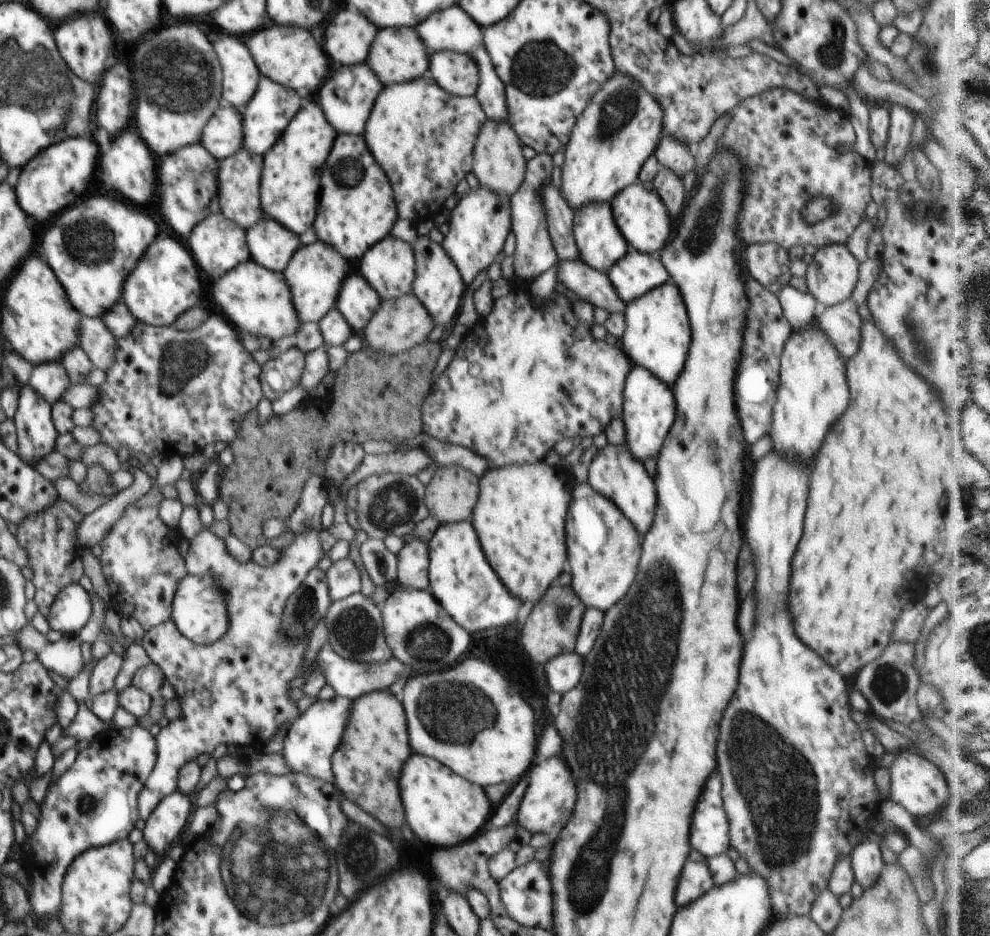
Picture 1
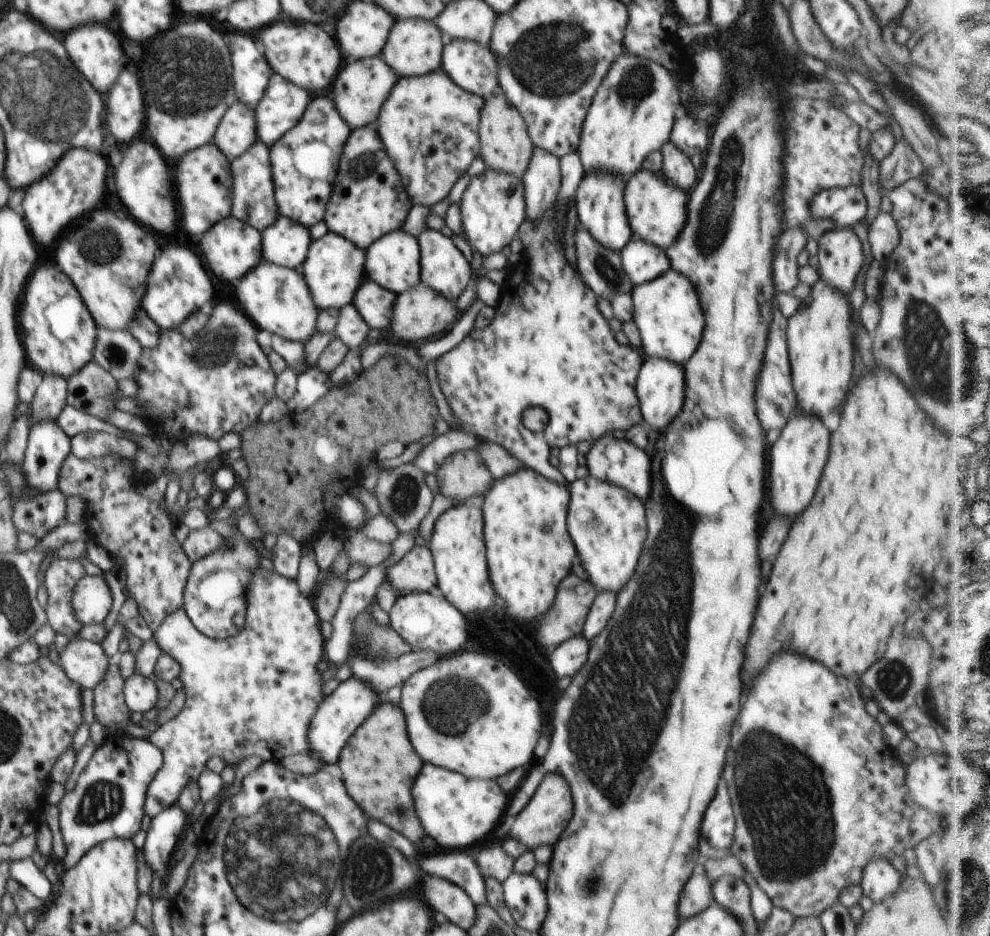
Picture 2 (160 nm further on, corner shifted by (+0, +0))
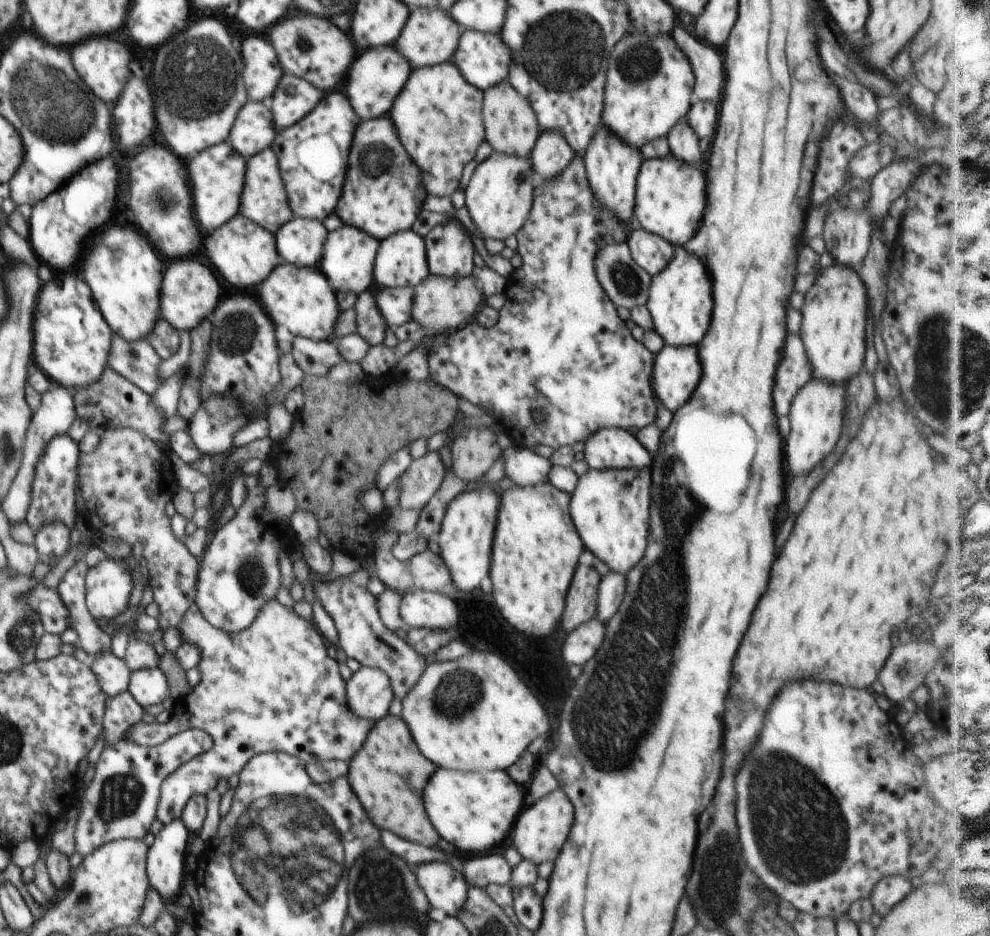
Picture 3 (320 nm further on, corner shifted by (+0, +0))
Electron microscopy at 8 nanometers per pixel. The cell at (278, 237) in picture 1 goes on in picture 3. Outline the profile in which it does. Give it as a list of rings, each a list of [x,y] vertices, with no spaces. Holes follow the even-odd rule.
[[[294,217],[274,234],[282,262],[299,267],[316,267],[323,257],[329,232],[322,221]]]

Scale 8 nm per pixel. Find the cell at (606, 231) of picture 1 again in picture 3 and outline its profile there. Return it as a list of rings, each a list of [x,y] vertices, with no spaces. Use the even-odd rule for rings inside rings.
[[[600,125],[597,133],[590,139],[585,152],[582,154],[587,172],[587,179],[603,207],[608,207],[625,225],[632,230],[636,226],[633,213],[635,207],[635,190],[641,162],[644,160],[641,152],[626,144],[618,135]]]

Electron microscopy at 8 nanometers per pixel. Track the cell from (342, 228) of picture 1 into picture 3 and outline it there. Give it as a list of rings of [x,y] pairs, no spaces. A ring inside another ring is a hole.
[[[374,117],[359,123],[353,136],[348,155],[348,166],[343,184],[343,191],[334,212],[344,225],[352,225],[361,231],[369,232],[379,242],[400,231],[412,228],[422,204],[426,204],[426,187],[423,187],[422,169],[408,156],[406,149],[399,141],[399,136],[390,118]]]

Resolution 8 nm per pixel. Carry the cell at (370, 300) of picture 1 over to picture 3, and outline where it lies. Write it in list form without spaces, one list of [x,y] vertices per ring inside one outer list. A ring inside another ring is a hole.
[[[410,285],[402,287],[385,287],[375,296],[376,304],[386,319],[387,326],[395,331],[398,326],[412,320],[415,288]]]

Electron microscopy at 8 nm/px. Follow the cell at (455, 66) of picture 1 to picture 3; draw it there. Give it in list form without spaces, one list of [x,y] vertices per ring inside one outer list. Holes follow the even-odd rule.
[[[465,29],[461,34],[452,61],[458,65],[458,69],[470,84],[481,91],[485,91],[487,88],[492,88],[495,84],[500,84],[508,78],[512,59],[511,48],[502,40],[500,34]]]

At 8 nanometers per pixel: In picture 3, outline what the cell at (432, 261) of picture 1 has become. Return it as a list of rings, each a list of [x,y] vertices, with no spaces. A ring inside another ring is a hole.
[[[454,215],[432,228],[423,239],[430,275],[465,277],[472,273],[474,242]]]

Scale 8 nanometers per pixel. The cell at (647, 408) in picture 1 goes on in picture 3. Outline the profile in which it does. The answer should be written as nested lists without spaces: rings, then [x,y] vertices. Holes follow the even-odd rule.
[[[664,345],[663,349],[655,355],[653,362],[653,396],[664,403],[664,406],[670,411],[677,411],[684,406],[697,389],[702,376],[702,366],[700,366],[700,357],[698,356],[698,346],[670,346]]]

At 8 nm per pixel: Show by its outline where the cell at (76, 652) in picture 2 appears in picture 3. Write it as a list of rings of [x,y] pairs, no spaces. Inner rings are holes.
[[[112,652],[103,653],[96,659],[89,659],[88,665],[97,676],[101,689],[108,697],[115,697],[128,691],[131,670],[128,665]]]

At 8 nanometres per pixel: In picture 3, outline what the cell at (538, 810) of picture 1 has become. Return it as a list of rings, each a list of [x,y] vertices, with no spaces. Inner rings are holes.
[[[560,788],[554,790],[552,794],[539,798],[532,806],[527,805],[517,816],[509,832],[512,844],[520,856],[533,862],[536,866],[542,862],[554,862],[568,838],[568,832],[572,826],[572,812],[574,812],[574,808]]]

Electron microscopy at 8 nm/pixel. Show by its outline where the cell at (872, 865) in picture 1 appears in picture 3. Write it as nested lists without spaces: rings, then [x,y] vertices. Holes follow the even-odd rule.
[[[887,876],[885,879],[882,879],[874,887],[870,898],[875,912],[882,918],[885,917],[913,889],[911,881],[901,876]]]

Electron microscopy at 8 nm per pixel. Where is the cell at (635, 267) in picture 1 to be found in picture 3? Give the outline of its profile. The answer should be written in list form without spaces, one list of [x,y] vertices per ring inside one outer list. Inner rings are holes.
[[[637,225],[632,228],[626,244],[631,250],[632,258],[652,276],[666,268],[675,251],[668,240]]]

